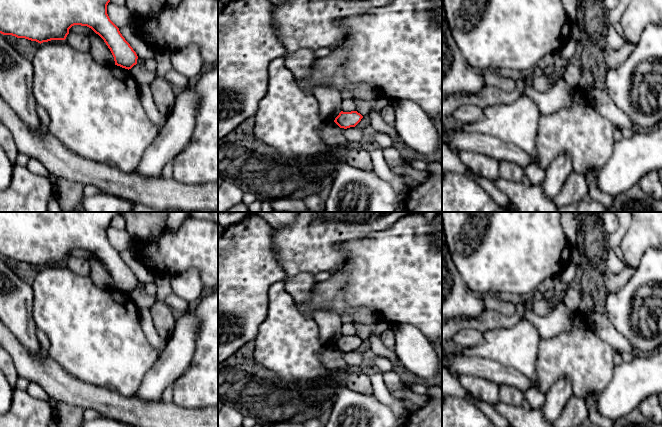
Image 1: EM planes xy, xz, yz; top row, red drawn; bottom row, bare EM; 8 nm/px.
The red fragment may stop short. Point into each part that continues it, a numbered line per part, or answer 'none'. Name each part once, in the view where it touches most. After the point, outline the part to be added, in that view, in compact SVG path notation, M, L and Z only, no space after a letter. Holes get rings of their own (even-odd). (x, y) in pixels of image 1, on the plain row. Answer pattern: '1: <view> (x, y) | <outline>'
none

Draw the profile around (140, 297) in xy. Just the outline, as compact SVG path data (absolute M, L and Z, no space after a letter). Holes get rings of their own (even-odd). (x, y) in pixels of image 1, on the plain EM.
M136 288L129 295L139 309L150 309L156 300L155 296L148 295L144 288Z

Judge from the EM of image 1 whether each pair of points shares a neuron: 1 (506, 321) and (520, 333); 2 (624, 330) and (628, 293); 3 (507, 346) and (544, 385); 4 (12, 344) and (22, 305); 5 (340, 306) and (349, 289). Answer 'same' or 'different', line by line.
1: different
2: same
3: different
4: different
5: different

